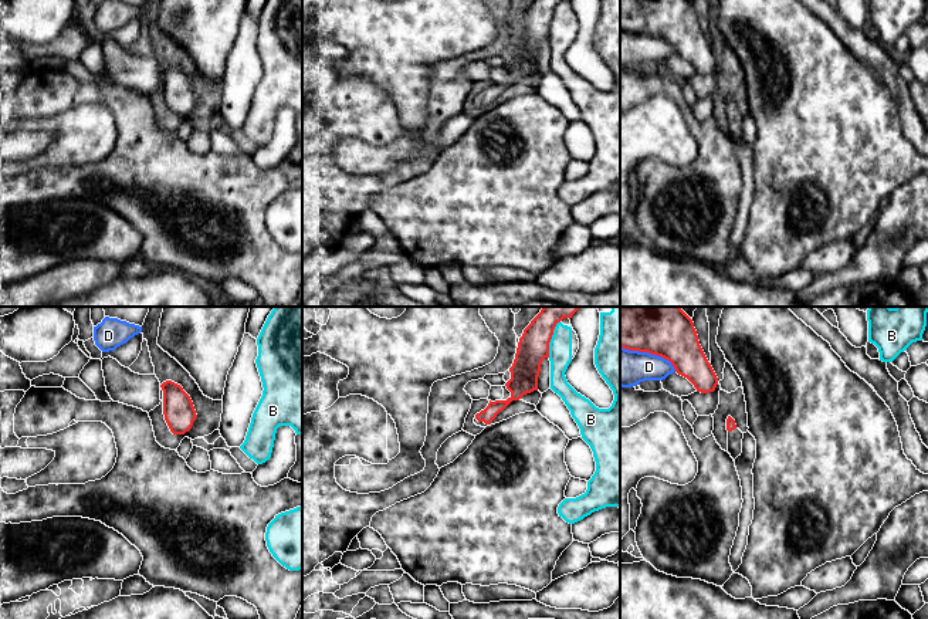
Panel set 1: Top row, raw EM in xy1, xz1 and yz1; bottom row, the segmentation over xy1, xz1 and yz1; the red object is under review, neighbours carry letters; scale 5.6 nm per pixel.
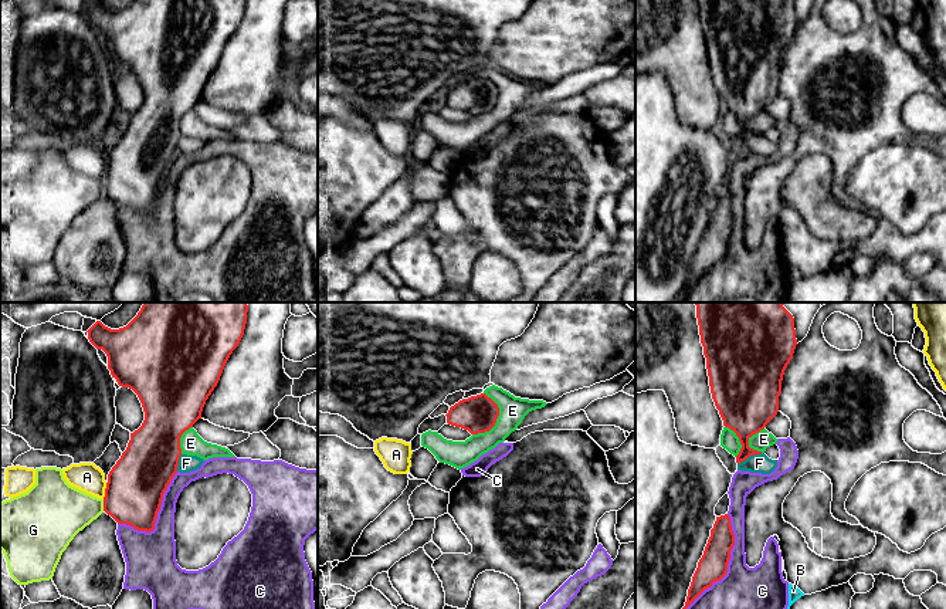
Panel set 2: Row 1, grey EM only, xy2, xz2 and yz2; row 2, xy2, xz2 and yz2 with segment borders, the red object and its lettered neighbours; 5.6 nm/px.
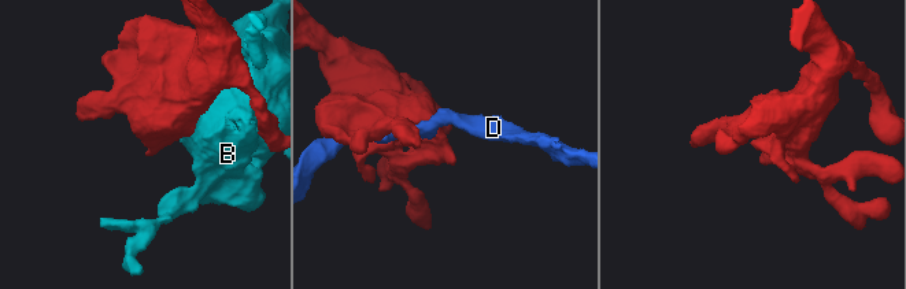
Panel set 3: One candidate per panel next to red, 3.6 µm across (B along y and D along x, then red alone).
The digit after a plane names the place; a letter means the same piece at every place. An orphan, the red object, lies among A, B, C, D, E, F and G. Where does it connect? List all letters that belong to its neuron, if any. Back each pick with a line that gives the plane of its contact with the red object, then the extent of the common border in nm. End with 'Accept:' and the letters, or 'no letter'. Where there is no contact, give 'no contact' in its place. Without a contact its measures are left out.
Accept: no letter

